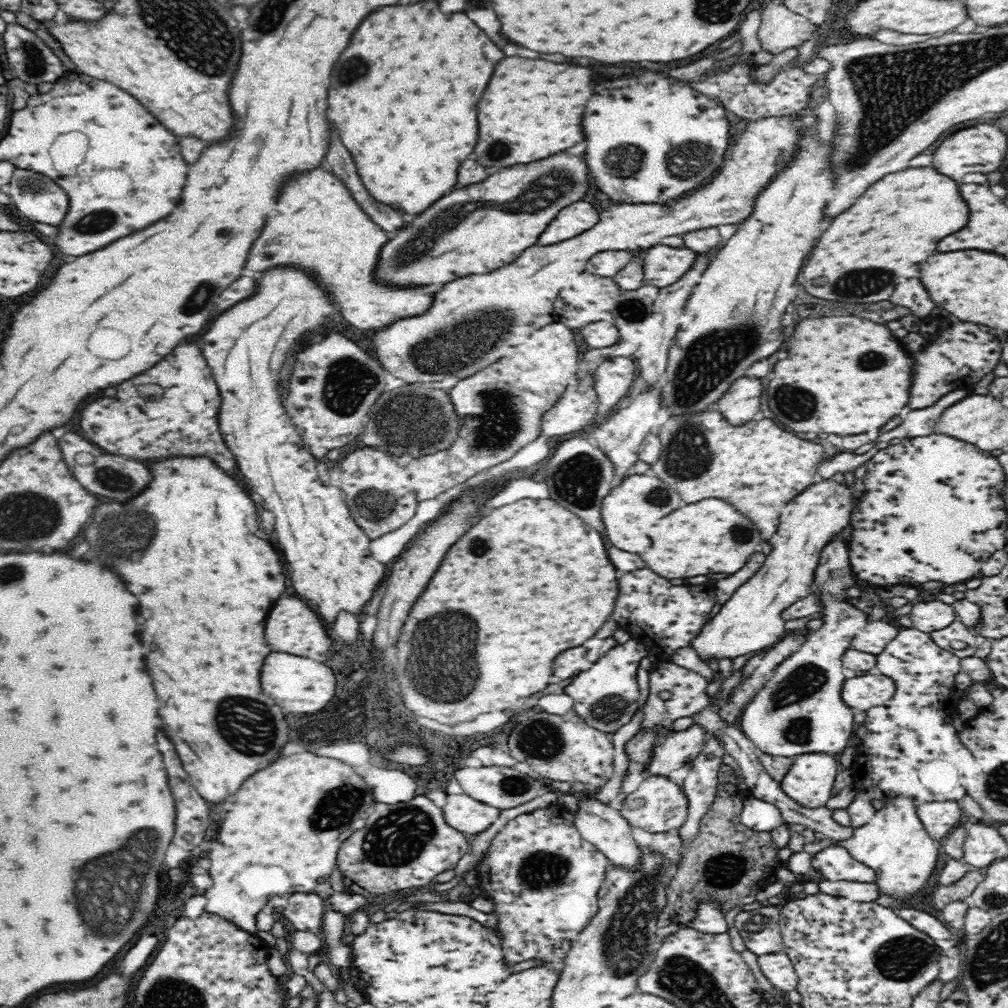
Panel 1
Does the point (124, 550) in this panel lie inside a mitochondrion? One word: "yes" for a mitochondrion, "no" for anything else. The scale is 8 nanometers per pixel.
yes

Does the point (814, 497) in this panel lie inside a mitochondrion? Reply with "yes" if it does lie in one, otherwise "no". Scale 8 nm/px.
no

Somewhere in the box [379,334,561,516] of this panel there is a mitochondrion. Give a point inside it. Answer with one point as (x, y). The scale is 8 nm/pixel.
(501, 424)

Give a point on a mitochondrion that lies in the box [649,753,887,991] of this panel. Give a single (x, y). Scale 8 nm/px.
(755, 925)

